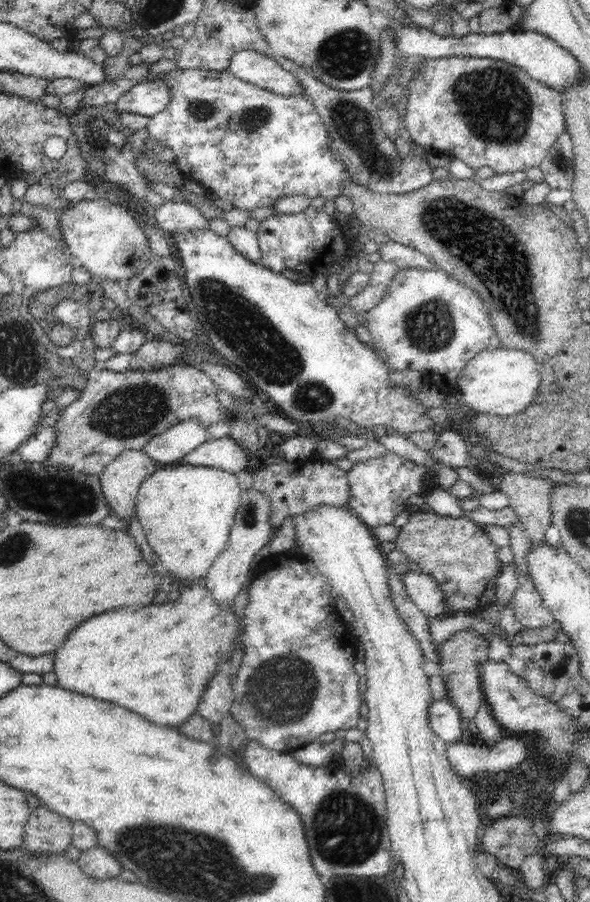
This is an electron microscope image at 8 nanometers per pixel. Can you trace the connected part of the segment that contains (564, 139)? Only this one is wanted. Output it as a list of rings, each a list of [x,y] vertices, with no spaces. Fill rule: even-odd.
[[[565,132],[558,136],[554,146],[539,166],[543,174],[543,181],[552,190],[568,190],[574,178],[574,151],[571,136]]]

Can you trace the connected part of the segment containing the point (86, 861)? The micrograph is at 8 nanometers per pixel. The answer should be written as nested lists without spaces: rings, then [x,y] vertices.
[[[100,845],[83,851],[77,862],[84,875],[96,880],[119,877],[122,870],[116,857]]]

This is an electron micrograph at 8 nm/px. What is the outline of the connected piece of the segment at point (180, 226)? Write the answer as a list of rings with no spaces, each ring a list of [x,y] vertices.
[[[180,198],[154,207],[155,213],[147,216],[168,234],[209,228],[208,219],[200,213],[200,209]]]

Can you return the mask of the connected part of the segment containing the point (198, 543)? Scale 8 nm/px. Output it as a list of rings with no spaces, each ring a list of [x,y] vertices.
[[[178,462],[162,465],[144,478],[137,494],[135,512],[146,540],[168,572],[170,568],[188,566],[188,572],[168,578],[176,578],[182,586],[188,587],[196,578],[207,578],[214,560],[228,544],[234,516],[240,506],[240,494],[242,489],[236,474],[212,467],[192,467]]]

